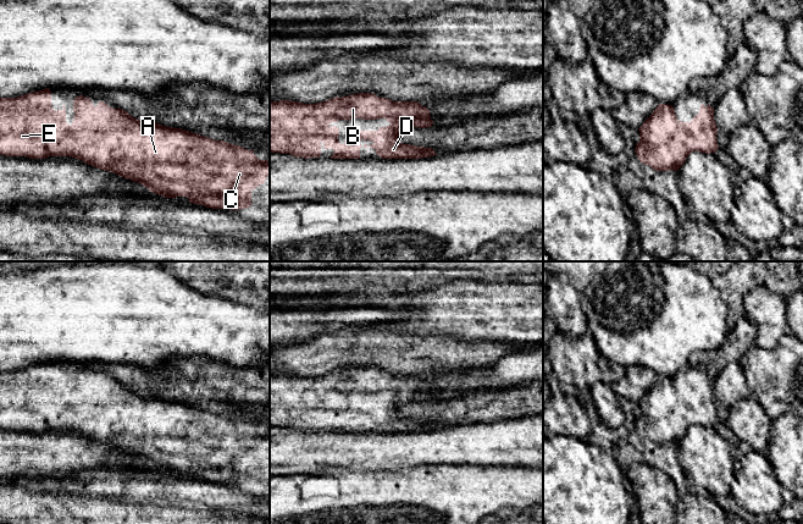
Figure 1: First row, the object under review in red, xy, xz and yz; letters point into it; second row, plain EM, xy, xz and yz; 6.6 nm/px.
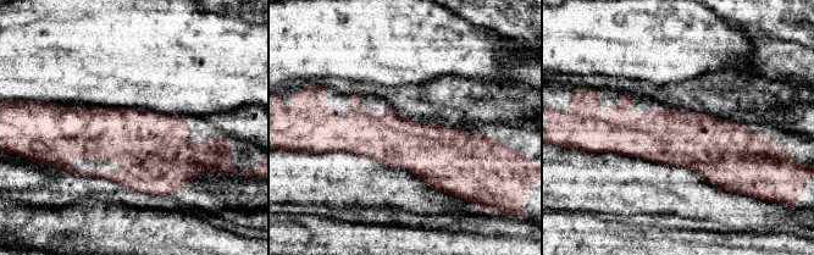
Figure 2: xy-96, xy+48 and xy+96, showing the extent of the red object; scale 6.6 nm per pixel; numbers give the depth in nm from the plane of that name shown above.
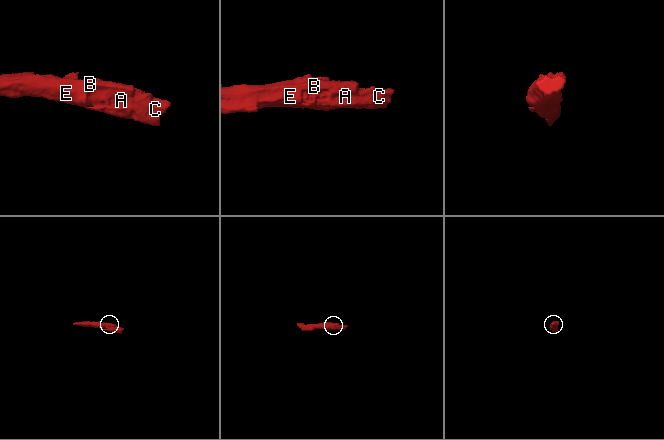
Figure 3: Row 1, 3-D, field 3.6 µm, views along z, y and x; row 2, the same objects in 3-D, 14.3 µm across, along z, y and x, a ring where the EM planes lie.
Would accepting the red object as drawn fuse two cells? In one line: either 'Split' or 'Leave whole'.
Leave whole

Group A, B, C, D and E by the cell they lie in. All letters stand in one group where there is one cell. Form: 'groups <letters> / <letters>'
groups A B C D E

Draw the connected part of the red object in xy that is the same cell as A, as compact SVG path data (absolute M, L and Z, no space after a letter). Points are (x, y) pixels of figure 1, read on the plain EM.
M49 362L17 371L0 371L0 428L29 432L71 430L100 443L142 457L150 465L165 471L187 470L189 476L211 482L239 484L251 480L251 464L264 458L270 447L270 436L257 432L253 423L248 424L182 402L166 401L156 396L142 396L127 385L110 381L104 375L99 375L94 380L90 371L83 369L74 371L74 391L70 399L66 396L65 379L62 380L62 384L55 385L52 382Z

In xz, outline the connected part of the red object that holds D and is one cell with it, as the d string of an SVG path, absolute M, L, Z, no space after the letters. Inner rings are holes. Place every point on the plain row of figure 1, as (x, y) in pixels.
M358 366L347 370L336 370L329 374L304 377L292 374L270 375L270 426L290 428L297 431L320 431L321 420L333 423L331 432L360 432L360 414L369 413L371 419L364 418L376 424L382 432L421 432L437 429L432 421L403 418L398 409L410 402L432 401L430 384L416 375L393 375L387 371L377 370L373 366ZM386 392L391 398L378 401L377 404L349 404L343 418L339 417L339 402L329 399L339 393L377 393Z

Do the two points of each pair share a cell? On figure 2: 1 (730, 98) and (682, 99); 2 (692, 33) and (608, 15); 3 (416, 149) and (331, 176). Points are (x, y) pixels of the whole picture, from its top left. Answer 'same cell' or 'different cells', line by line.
1: same cell
2: same cell
3: different cells

